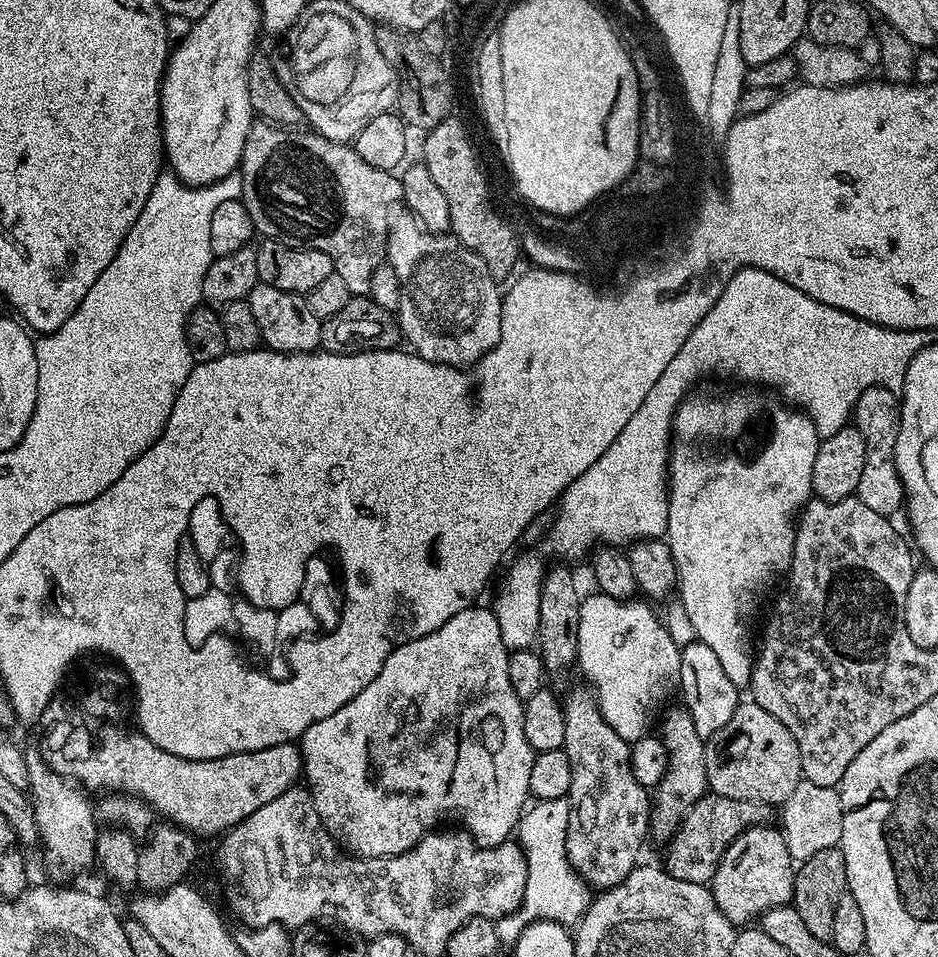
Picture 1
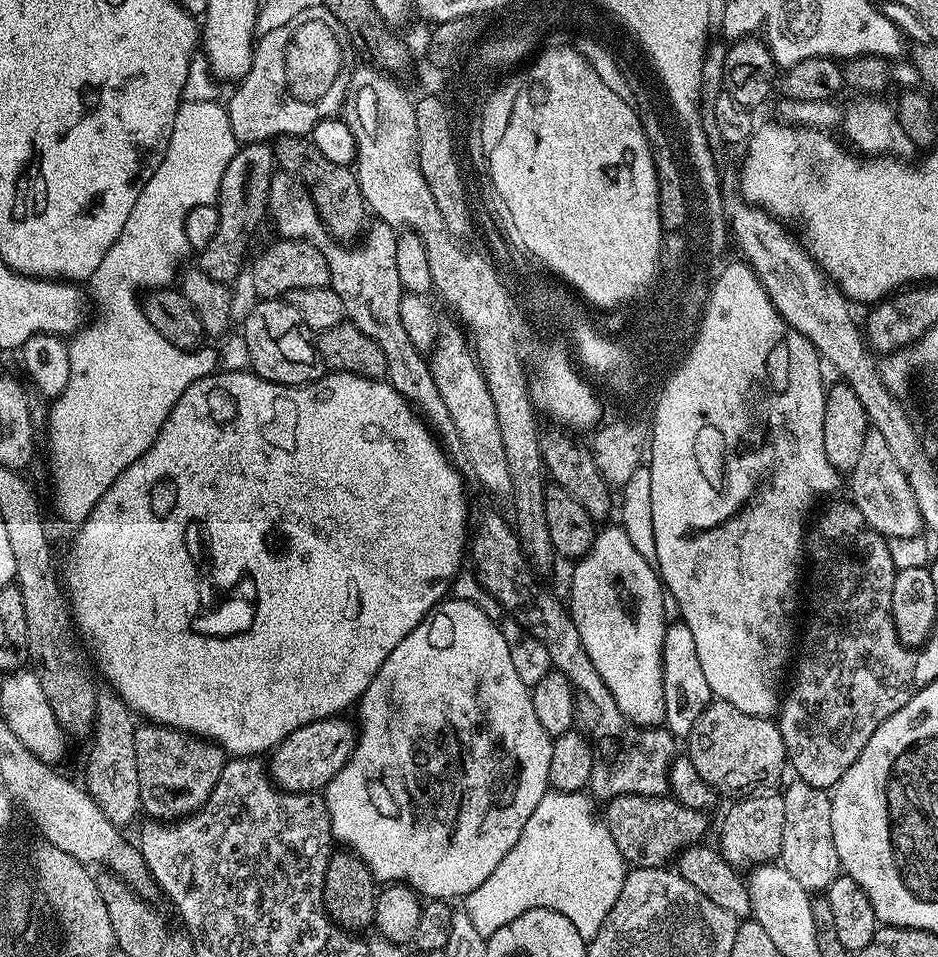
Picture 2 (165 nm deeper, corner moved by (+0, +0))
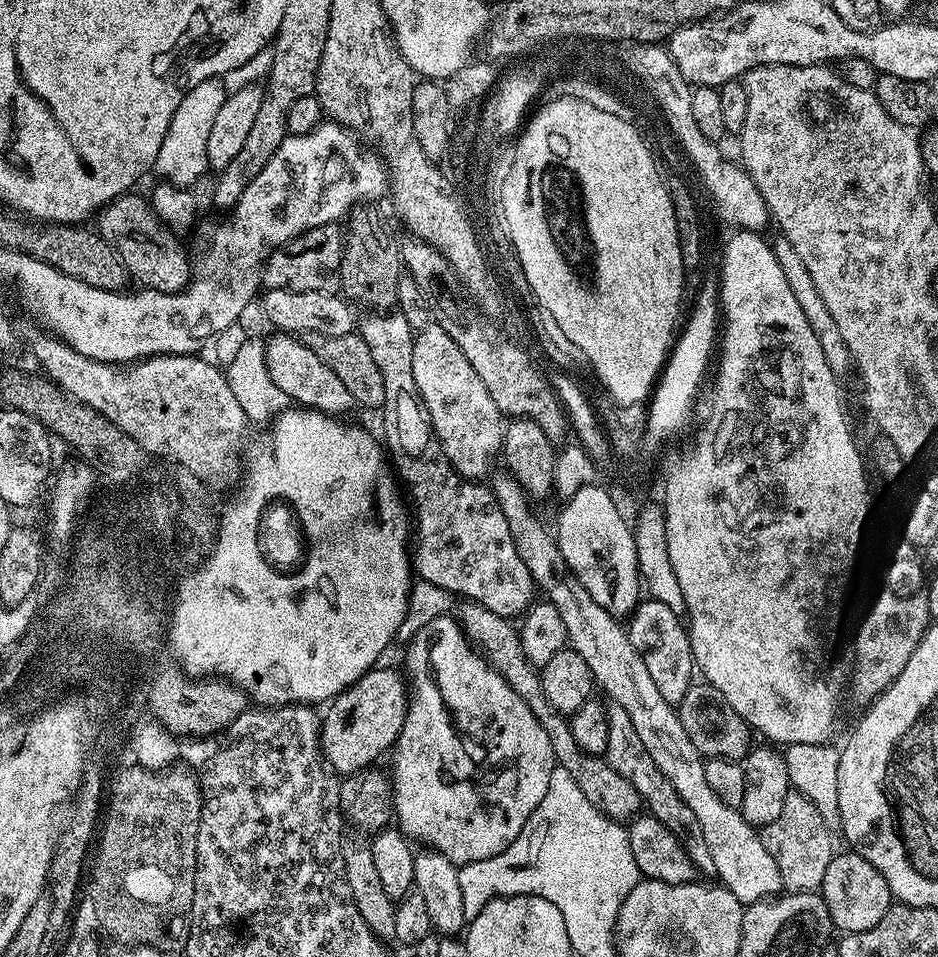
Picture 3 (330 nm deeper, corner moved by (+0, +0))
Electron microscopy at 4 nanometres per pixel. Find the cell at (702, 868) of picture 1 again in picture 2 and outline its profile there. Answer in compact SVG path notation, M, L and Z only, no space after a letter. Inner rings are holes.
M620 795L606 804L608 833L614 838L618 850L629 865L638 868L663 868L669 863L667 860L671 856L678 855L680 851L683 853L699 841L696 839L704 832L704 812L682 806L674 798L655 800L652 796L636 795Z

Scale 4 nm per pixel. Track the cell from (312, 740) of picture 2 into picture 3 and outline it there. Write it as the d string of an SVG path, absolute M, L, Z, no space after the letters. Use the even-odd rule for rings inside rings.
M377 666L359 681L340 693L327 705L328 713L323 713L320 722L320 751L331 771L341 777L351 776L354 772L363 772L365 768L375 765L380 755L387 753L395 745L408 713L410 689L404 685L405 677L392 668Z

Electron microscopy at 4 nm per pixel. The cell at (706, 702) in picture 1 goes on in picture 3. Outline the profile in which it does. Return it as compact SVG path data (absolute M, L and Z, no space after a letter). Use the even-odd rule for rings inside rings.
M644 598L631 612L626 627L634 650L638 650L642 662L646 662L646 671L662 698L666 698L668 704L679 706L682 698L686 698L686 690L694 683L692 647L685 621L665 603Z

